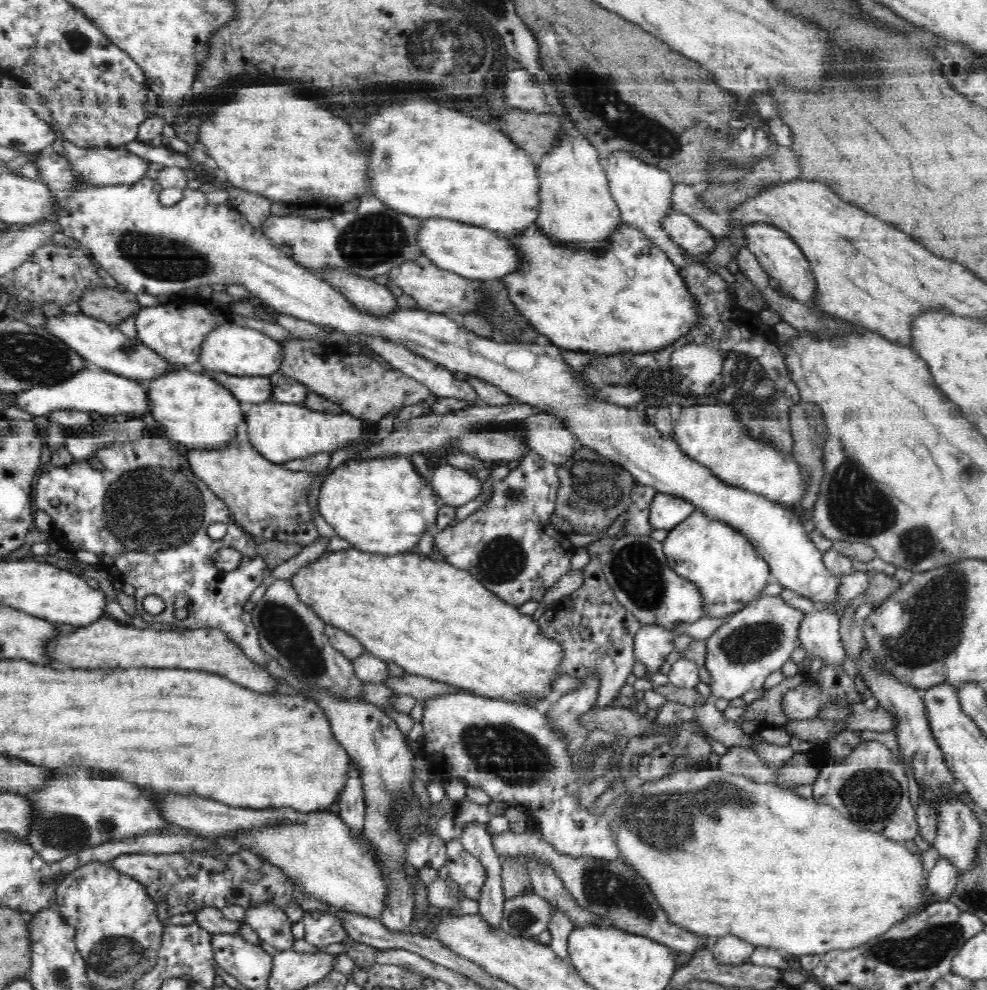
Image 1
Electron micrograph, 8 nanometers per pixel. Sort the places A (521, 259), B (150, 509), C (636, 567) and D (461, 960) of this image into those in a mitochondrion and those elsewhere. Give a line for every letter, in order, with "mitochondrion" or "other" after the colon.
A: other
B: mitochondrion
C: mitochondrion
D: other

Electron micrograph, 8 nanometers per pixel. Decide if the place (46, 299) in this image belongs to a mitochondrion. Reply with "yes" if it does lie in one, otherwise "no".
no

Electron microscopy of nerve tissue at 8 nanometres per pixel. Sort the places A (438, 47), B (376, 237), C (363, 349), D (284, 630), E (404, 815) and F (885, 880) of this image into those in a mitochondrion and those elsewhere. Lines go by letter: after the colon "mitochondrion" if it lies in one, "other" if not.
A: mitochondrion
B: mitochondrion
C: other
D: mitochondrion
E: mitochondrion
F: other

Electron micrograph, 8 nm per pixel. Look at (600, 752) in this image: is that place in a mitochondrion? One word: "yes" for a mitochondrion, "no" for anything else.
yes

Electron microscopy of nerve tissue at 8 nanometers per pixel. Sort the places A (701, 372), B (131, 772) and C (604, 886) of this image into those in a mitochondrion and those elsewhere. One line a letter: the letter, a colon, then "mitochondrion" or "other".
A: mitochondrion
B: other
C: mitochondrion

